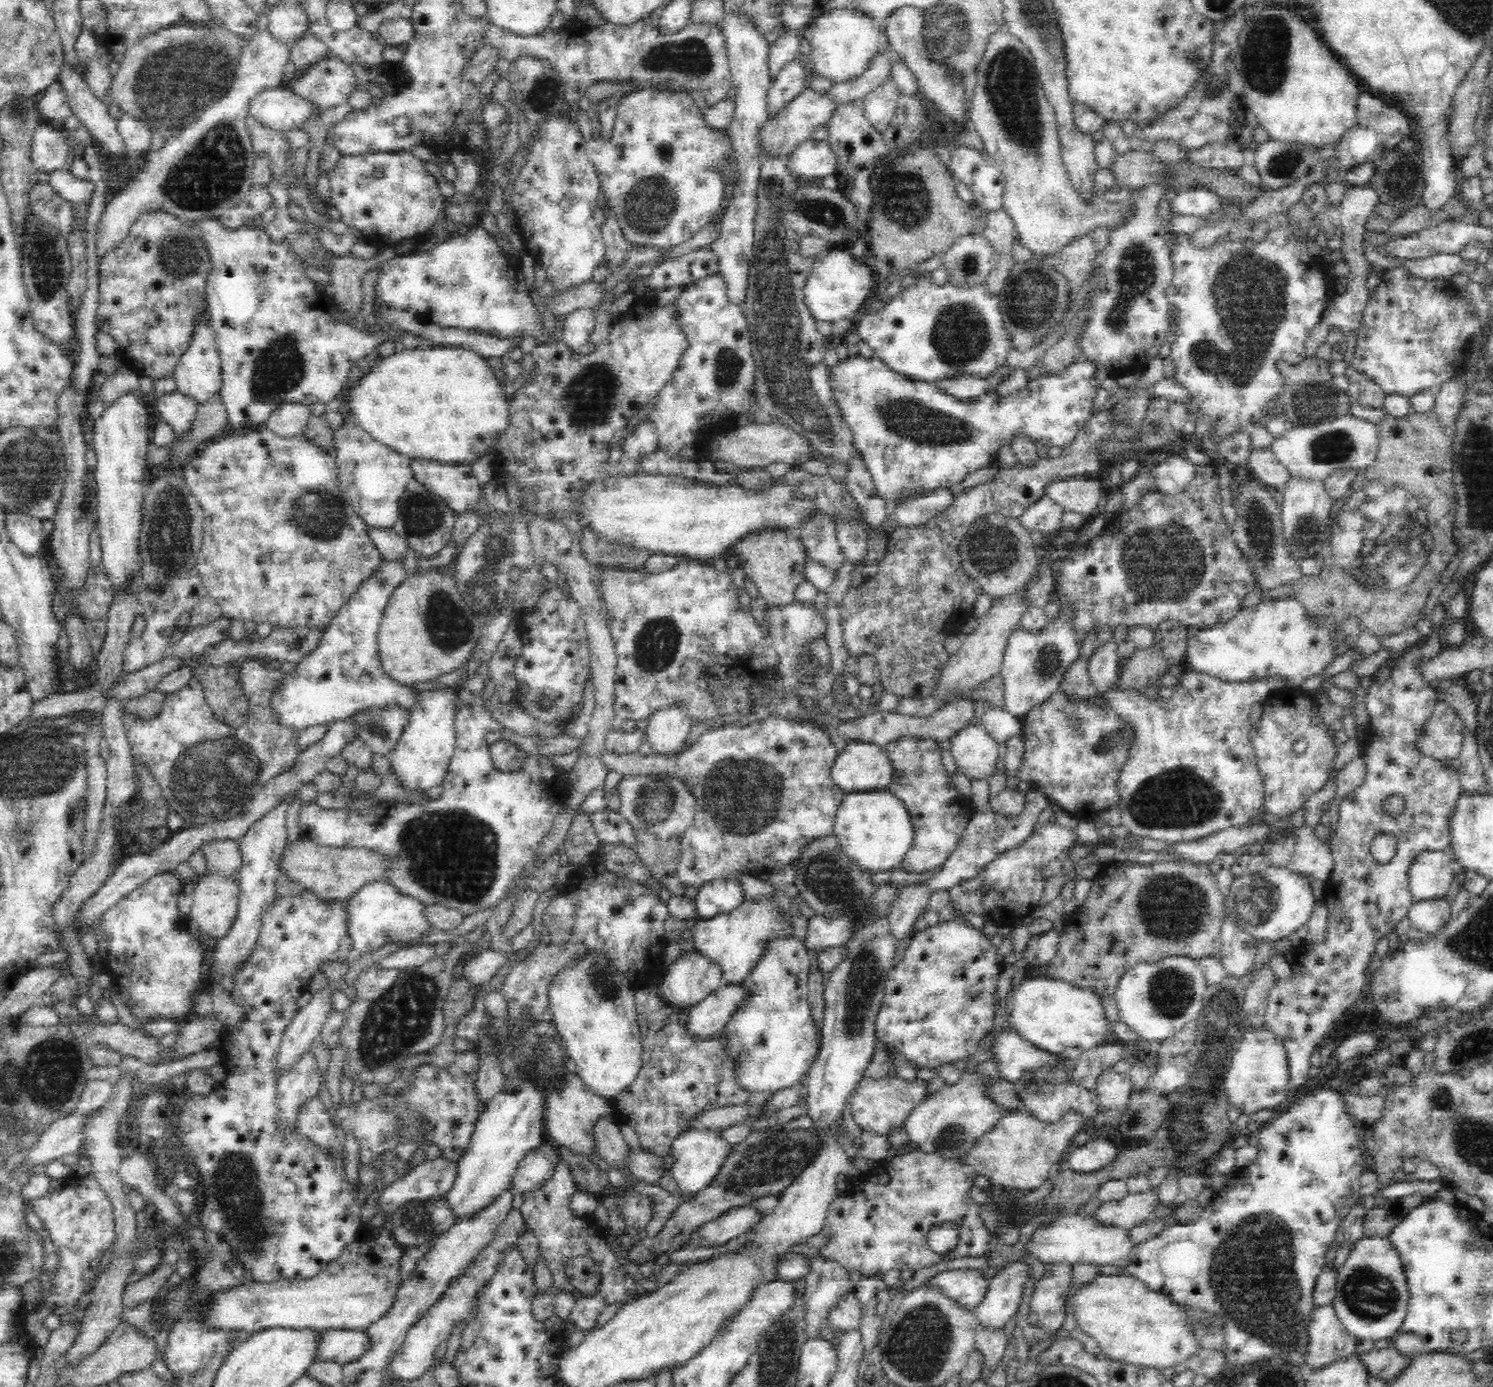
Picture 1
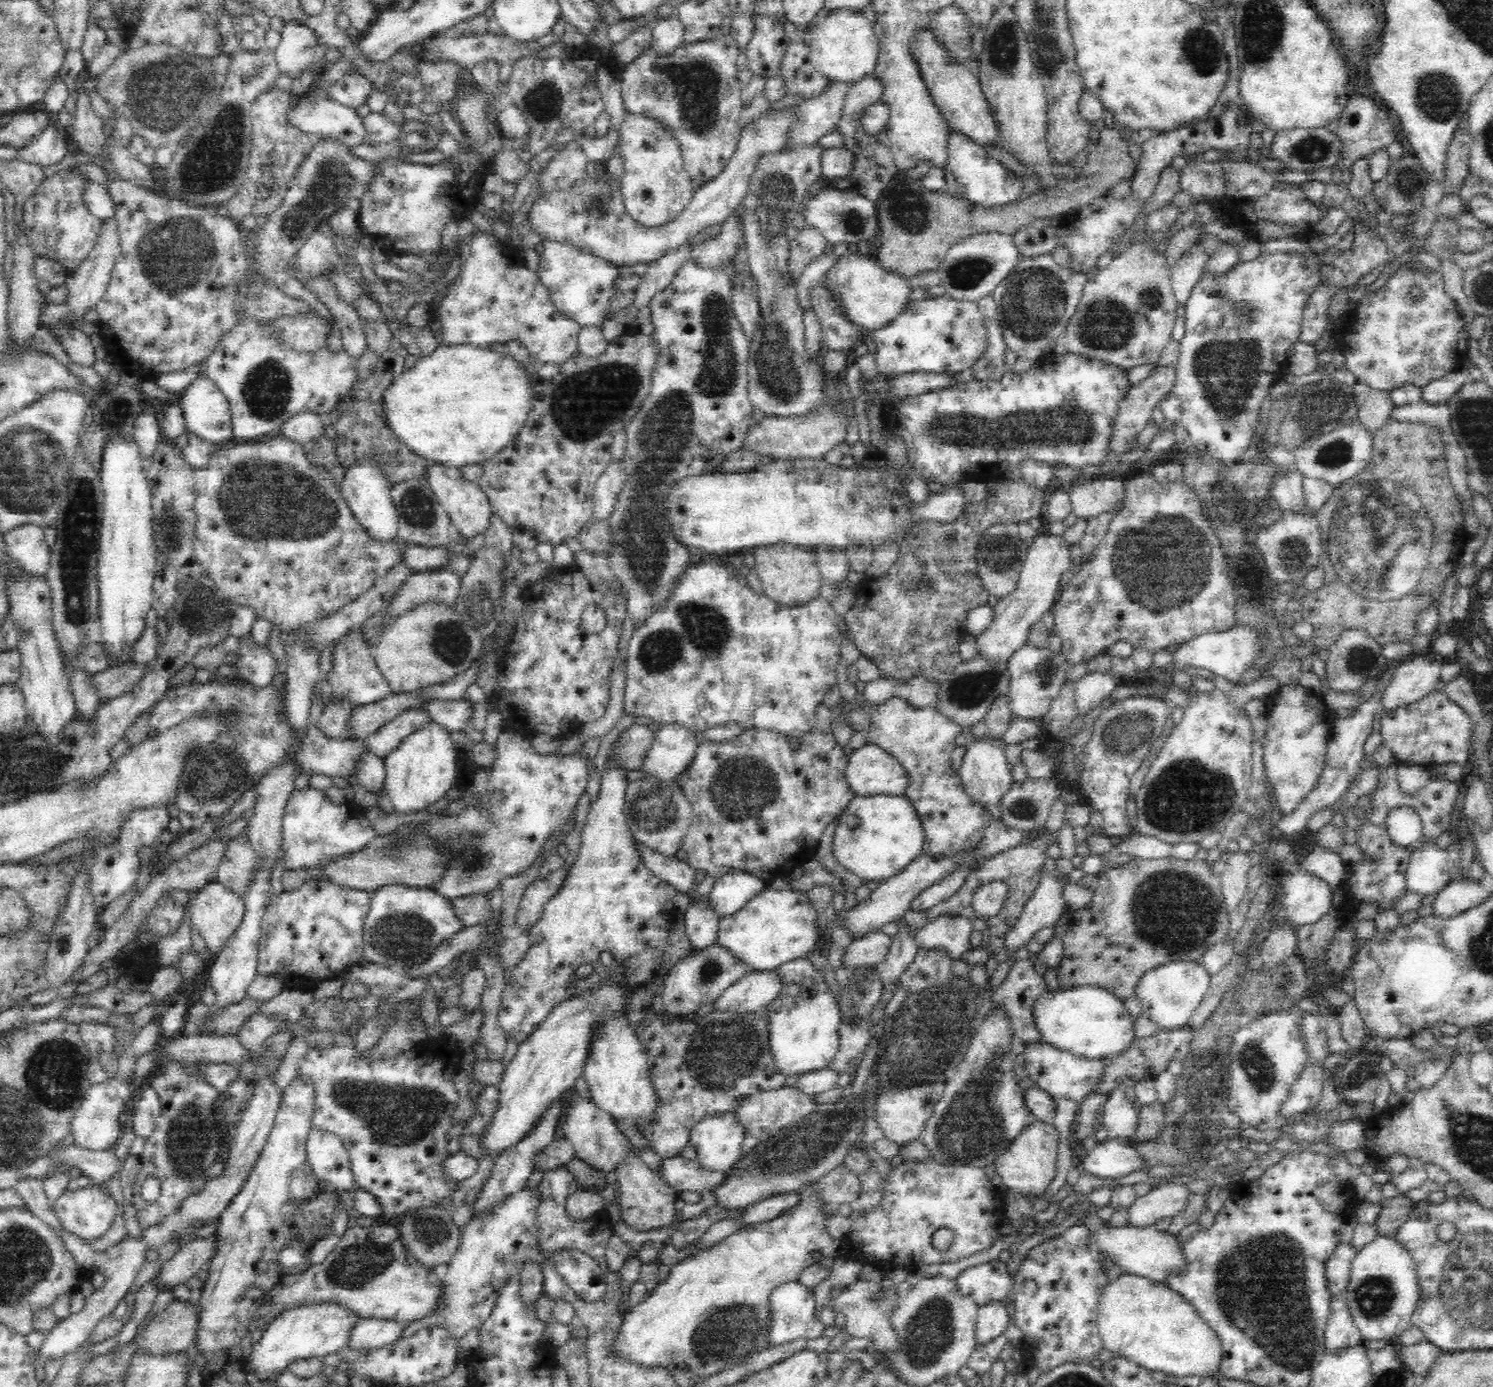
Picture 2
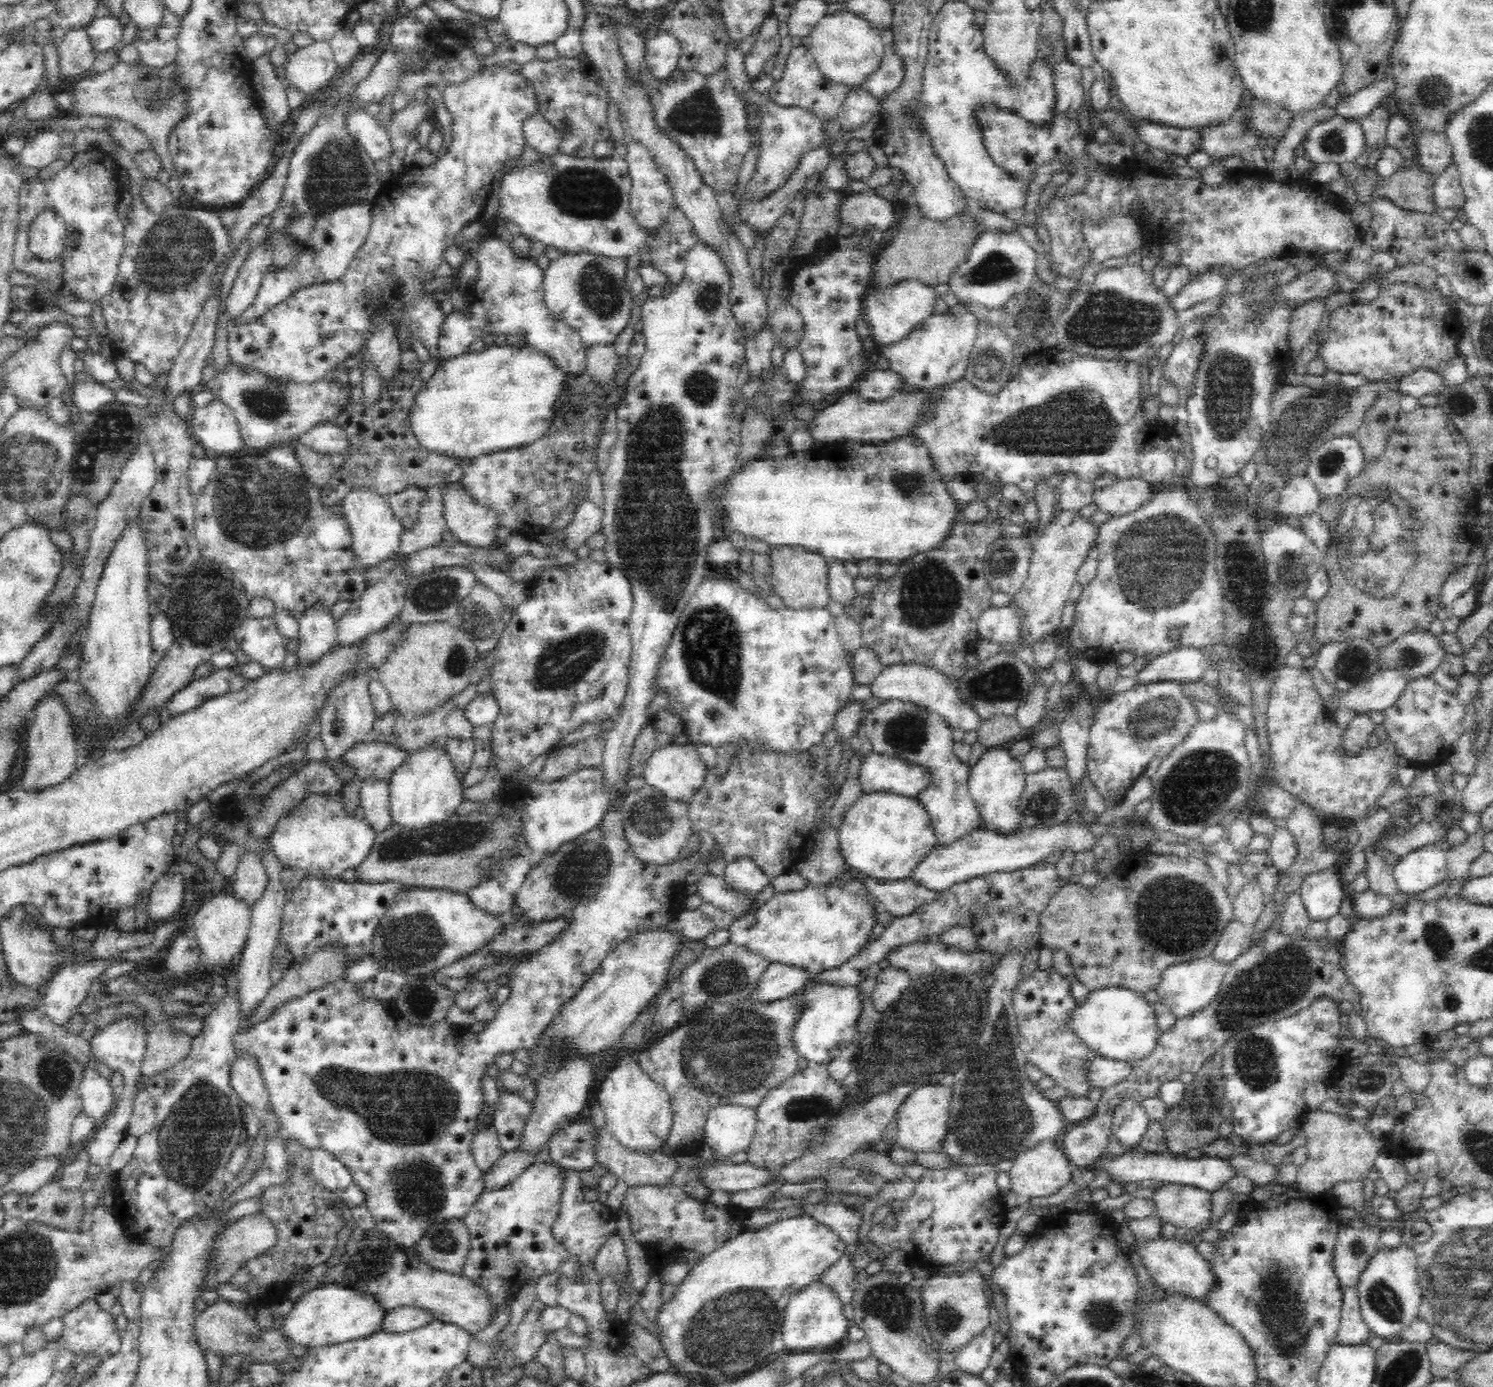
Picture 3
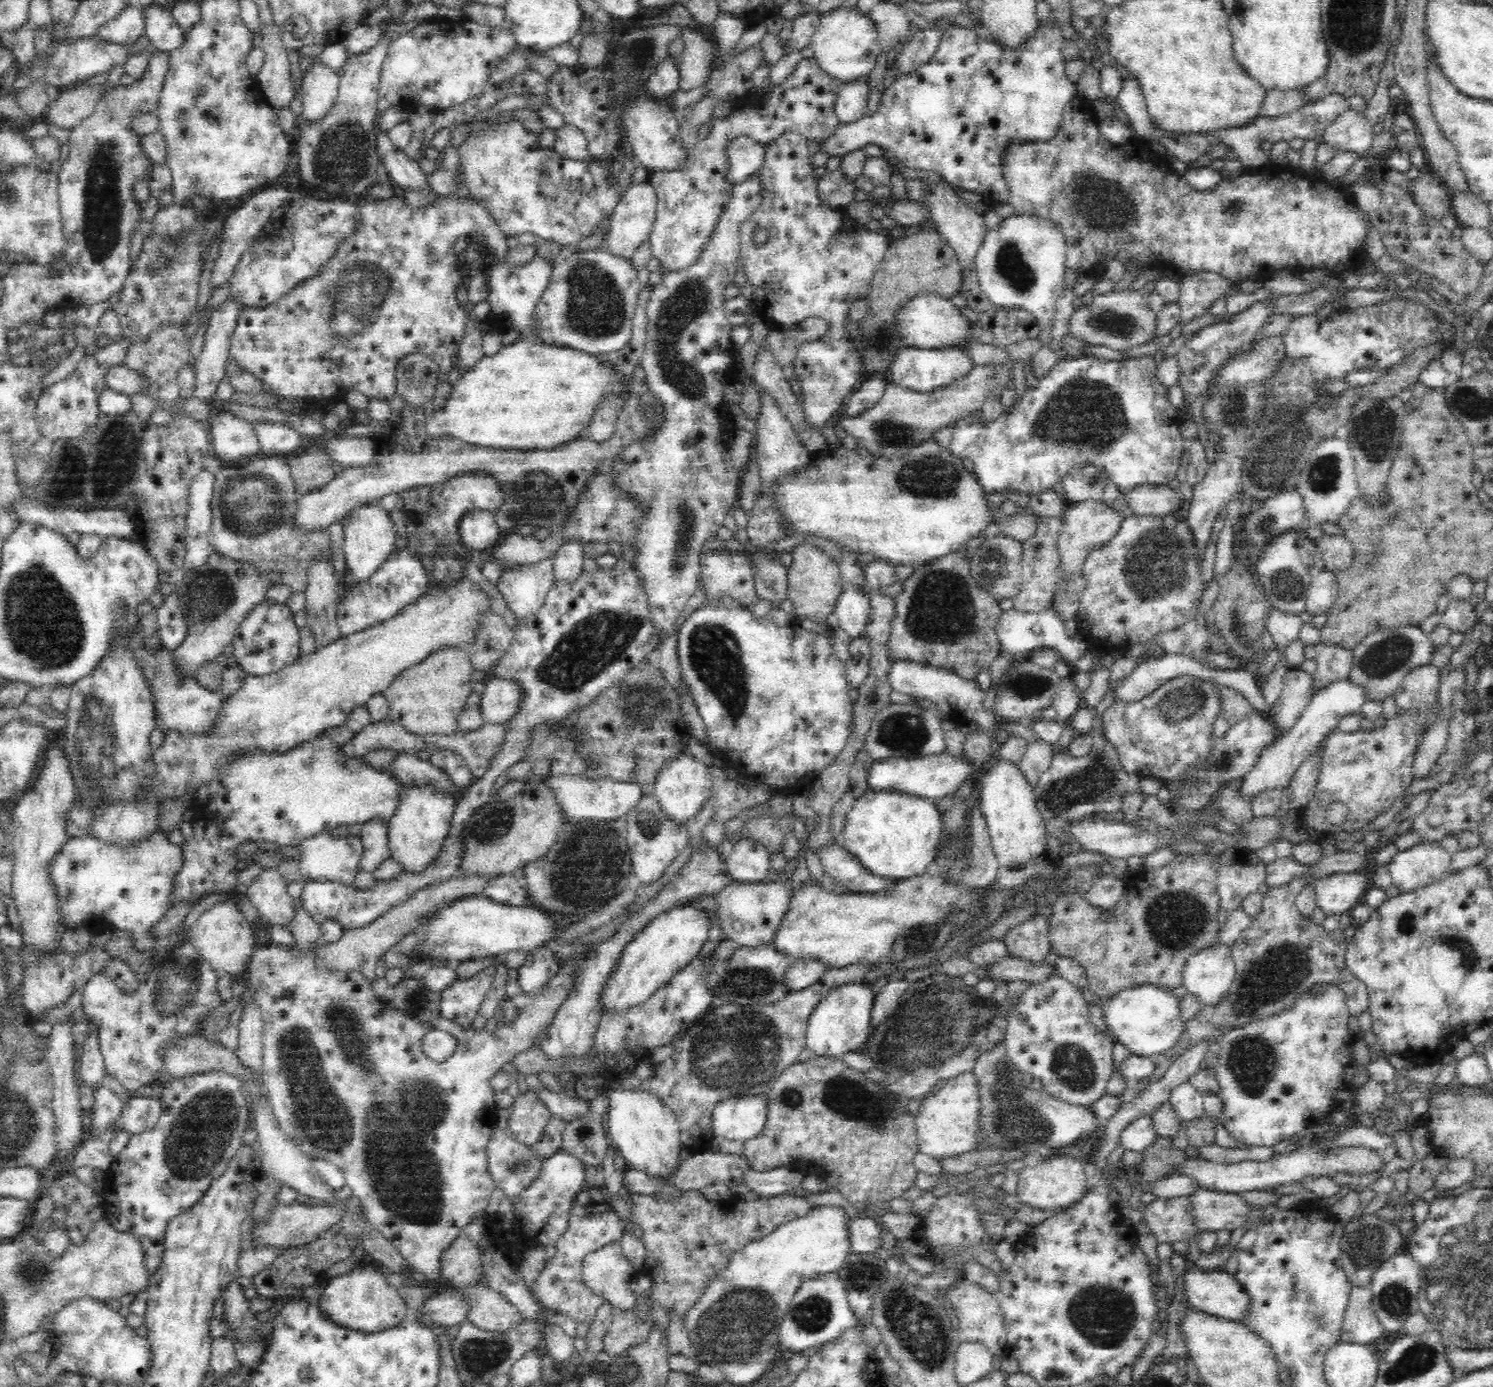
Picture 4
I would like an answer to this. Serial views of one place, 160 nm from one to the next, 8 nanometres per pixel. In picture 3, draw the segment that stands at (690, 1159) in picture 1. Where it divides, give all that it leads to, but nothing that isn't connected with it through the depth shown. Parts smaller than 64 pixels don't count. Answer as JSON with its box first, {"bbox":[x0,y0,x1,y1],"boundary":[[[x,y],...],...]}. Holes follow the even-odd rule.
{"bbox":[701,1105,754,1163],"boundary":[[[722,1105],[708,1111],[701,1131],[701,1142],[710,1146],[712,1160],[726,1163],[734,1154],[746,1151],[754,1134],[754,1120],[754,1109],[736,1105]]]}

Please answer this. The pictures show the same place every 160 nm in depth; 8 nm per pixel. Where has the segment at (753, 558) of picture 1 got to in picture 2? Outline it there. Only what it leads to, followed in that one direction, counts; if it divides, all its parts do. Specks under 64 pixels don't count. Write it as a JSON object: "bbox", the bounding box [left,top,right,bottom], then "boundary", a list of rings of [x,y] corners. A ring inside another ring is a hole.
{"bbox":[744,543,823,605],"boundary":[[[790,543],[754,544],[744,554],[753,554],[754,572],[760,579],[762,592],[770,600],[785,605],[798,605],[818,596],[823,576],[816,566],[810,547]]]}

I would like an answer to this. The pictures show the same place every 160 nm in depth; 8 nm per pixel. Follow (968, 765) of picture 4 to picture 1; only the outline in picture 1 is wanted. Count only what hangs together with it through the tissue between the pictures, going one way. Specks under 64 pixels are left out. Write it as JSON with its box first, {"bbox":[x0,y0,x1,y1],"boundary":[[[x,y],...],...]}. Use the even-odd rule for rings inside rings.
{"bbox":[828,739,892,793],"boundary":[[[850,739],[838,751],[828,768],[828,778],[845,793],[856,791],[875,791],[886,788],[892,778],[892,765],[887,752],[881,746],[866,741]]]}

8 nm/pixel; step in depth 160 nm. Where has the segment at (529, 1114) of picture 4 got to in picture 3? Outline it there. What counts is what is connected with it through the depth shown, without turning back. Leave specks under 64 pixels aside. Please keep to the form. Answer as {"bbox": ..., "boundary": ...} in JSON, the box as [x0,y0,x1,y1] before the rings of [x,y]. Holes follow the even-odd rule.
{"bbox":[488,1083,530,1151],"boundary":[[[496,1083],[498,1090],[498,1098],[492,1122],[488,1126],[488,1131],[492,1131],[492,1135],[496,1137],[496,1145],[503,1151],[510,1151],[512,1146],[516,1146],[520,1128],[524,1124],[526,1112],[529,1110],[530,1103],[526,1099],[510,1092],[500,1083]]]}

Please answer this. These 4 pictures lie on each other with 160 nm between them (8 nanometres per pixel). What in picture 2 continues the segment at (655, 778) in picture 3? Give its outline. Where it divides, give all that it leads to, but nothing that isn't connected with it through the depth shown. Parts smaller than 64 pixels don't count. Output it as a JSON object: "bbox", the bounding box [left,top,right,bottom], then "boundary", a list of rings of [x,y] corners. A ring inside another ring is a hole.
{"bbox":[640,721,697,779],"boundary":[[[660,721],[658,730],[654,730],[648,757],[642,761],[640,769],[672,779],[672,774],[680,772],[694,756],[697,746],[694,733],[685,724]]]}

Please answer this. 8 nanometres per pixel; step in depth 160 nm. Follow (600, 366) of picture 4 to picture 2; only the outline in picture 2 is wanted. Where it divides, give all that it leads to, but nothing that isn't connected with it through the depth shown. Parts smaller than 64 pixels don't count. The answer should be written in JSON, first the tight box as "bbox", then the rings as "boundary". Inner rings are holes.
{"bbox":[377,328,529,468],"boundary":[[[432,328],[431,332],[436,339],[434,350],[430,354],[418,357],[414,366],[406,366],[400,374],[392,376],[392,379],[382,390],[381,402],[379,403],[381,408],[377,418],[381,419],[381,422],[386,426],[387,432],[390,432],[400,444],[404,444],[417,458],[455,468],[462,468],[472,464],[483,464],[490,456],[498,452],[502,446],[505,446],[510,438],[516,435],[519,429],[523,428],[523,424],[526,421],[526,416],[529,412],[529,404],[527,403],[529,400],[527,394],[529,389],[525,384],[524,366],[516,362],[516,359],[514,360],[515,357],[512,358],[513,355],[502,355],[497,351],[492,351],[486,347],[477,347],[472,344],[452,344],[451,342],[445,342],[443,332],[440,332],[438,328]]]}

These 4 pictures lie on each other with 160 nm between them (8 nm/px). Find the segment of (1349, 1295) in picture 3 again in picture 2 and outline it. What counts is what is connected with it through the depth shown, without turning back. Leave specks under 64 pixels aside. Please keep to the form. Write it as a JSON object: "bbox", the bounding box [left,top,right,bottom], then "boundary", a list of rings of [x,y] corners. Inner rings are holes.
{"bbox":[1324,1296,1363,1352],"boundary":[[[1342,1296],[1333,1300],[1326,1316],[1324,1324],[1324,1349],[1328,1352],[1335,1352],[1346,1348],[1354,1348],[1357,1345],[1363,1345],[1358,1329],[1348,1317],[1344,1309],[1344,1299]]]}

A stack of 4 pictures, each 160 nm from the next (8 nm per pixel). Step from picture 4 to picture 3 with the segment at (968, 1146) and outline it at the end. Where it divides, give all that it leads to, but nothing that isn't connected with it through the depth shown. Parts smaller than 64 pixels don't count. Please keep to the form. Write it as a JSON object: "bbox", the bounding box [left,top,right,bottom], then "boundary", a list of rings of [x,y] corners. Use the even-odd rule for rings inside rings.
{"bbox":[892,1084,950,1150],"boundary":[[[938,1084],[918,1087],[902,1099],[894,1108],[892,1121],[896,1124],[896,1144],[908,1150],[930,1150],[942,1136],[942,1122],[946,1119],[946,1106],[950,1098],[950,1087]]]}

